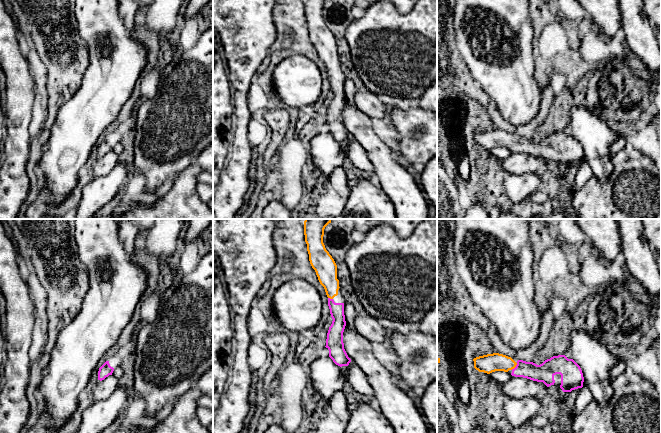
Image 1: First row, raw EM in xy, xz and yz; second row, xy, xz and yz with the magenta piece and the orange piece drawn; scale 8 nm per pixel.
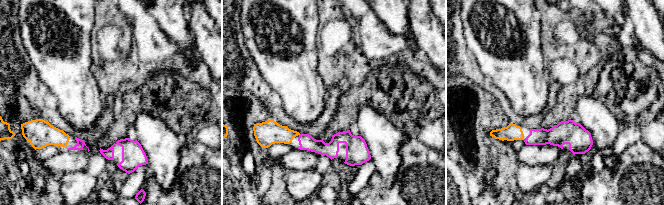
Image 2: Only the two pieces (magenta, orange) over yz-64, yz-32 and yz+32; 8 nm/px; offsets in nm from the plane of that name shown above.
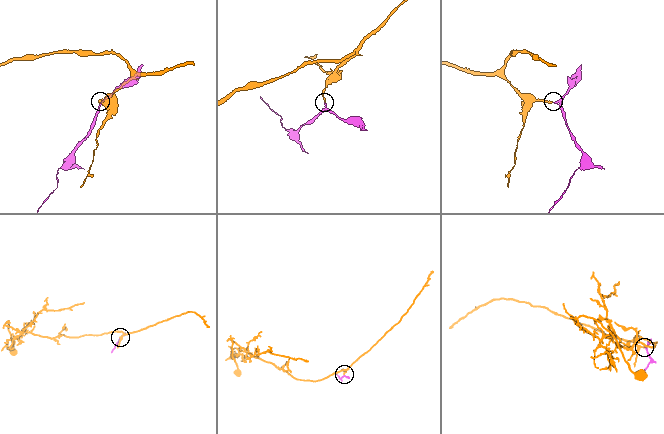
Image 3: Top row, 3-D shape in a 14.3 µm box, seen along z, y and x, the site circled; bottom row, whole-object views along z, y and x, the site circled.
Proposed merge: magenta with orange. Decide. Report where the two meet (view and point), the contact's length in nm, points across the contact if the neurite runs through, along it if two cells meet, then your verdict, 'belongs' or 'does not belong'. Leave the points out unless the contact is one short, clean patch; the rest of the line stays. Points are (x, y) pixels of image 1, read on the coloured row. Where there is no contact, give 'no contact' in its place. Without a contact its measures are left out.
yz (515, 367) | 80 nm | across yz (545, 372), (533, 372), (515, 367), (508, 363), (489, 363) | belongs

